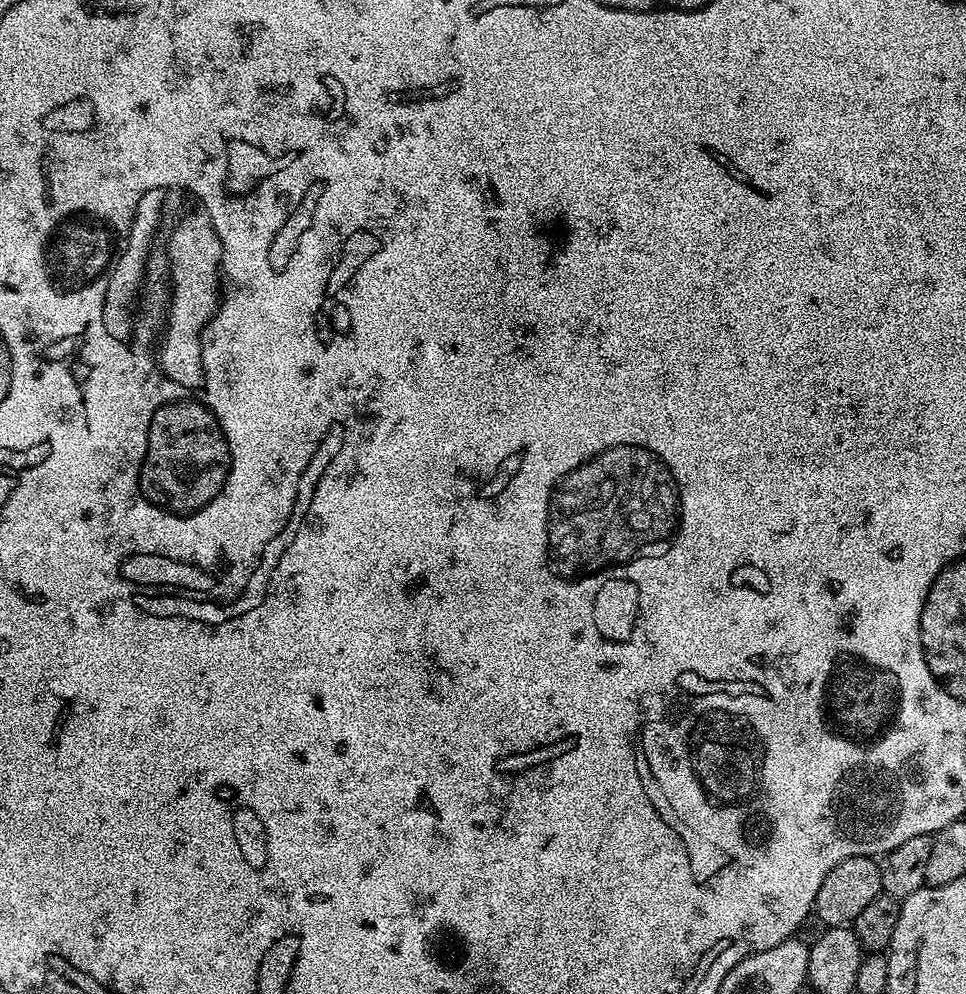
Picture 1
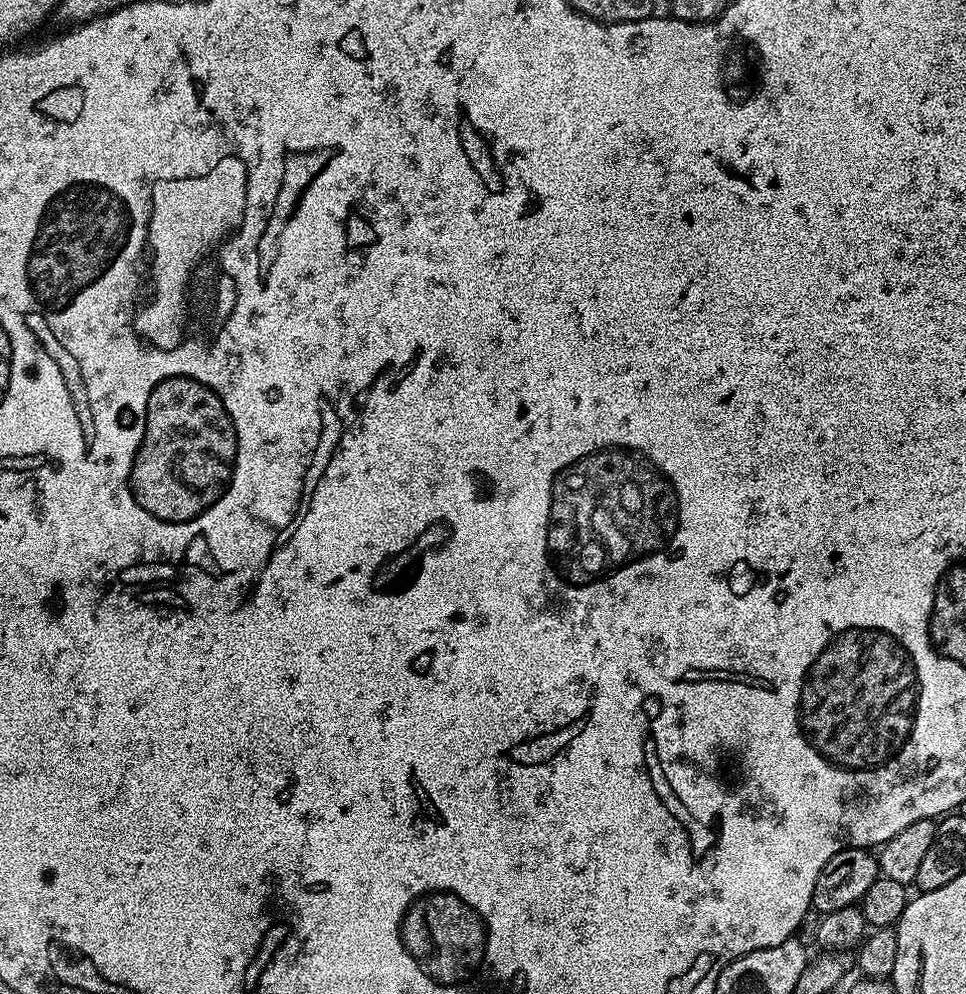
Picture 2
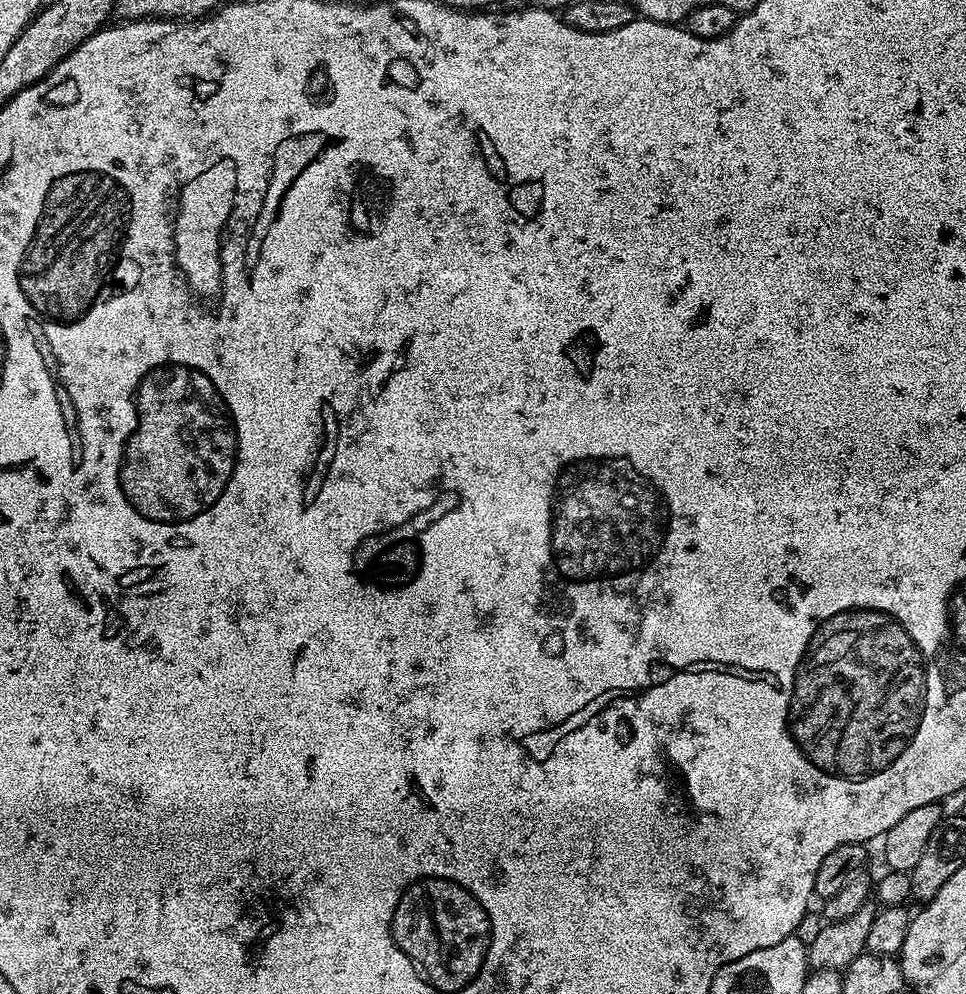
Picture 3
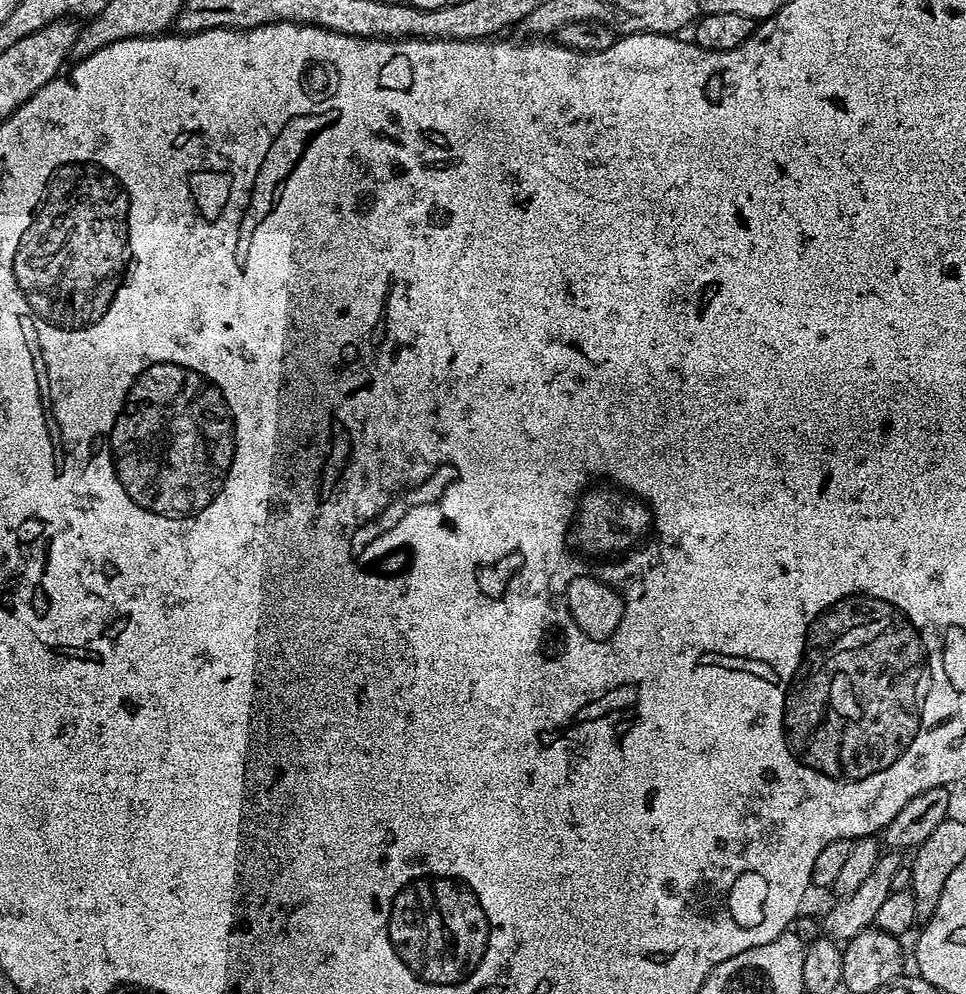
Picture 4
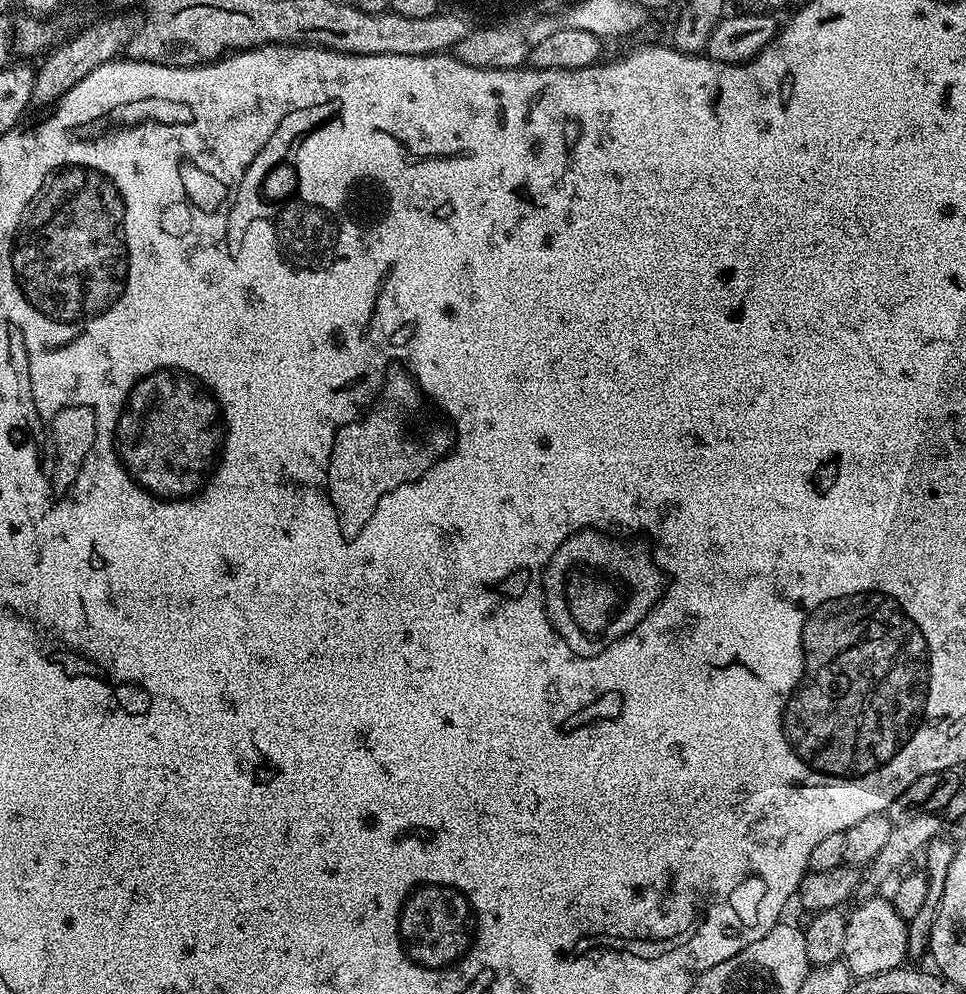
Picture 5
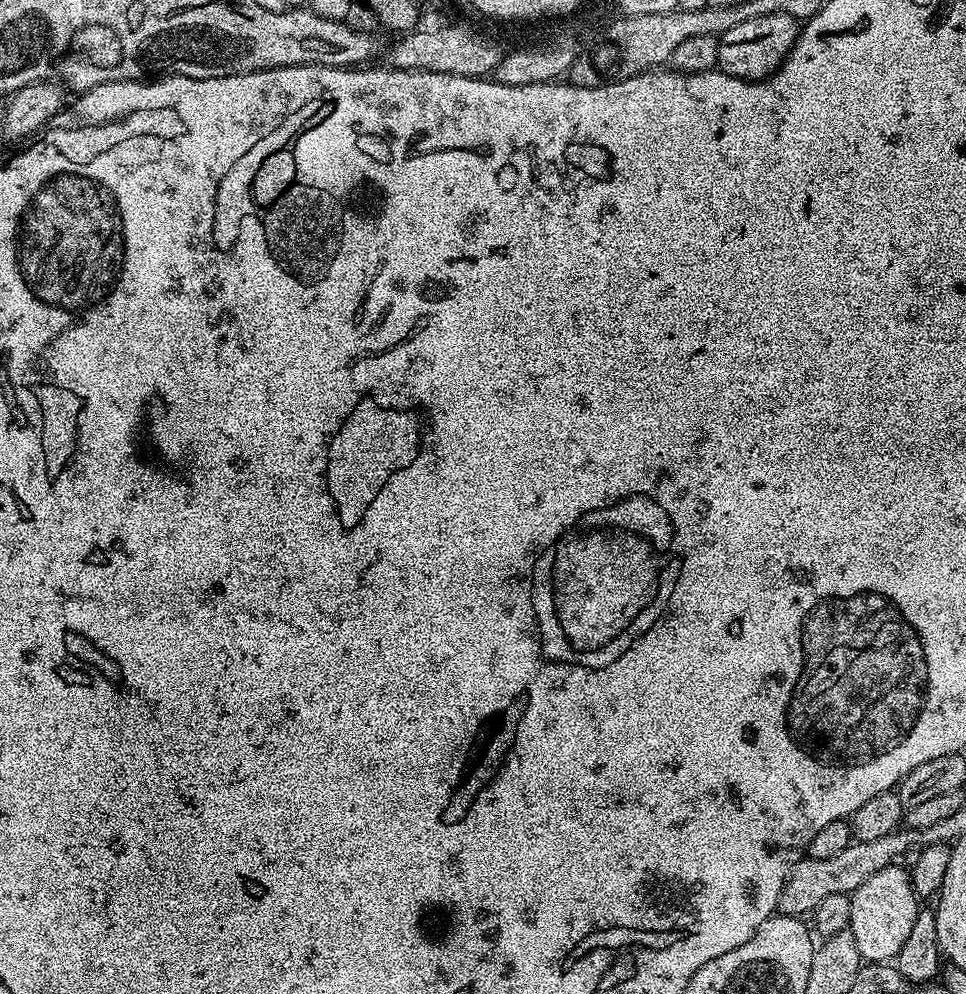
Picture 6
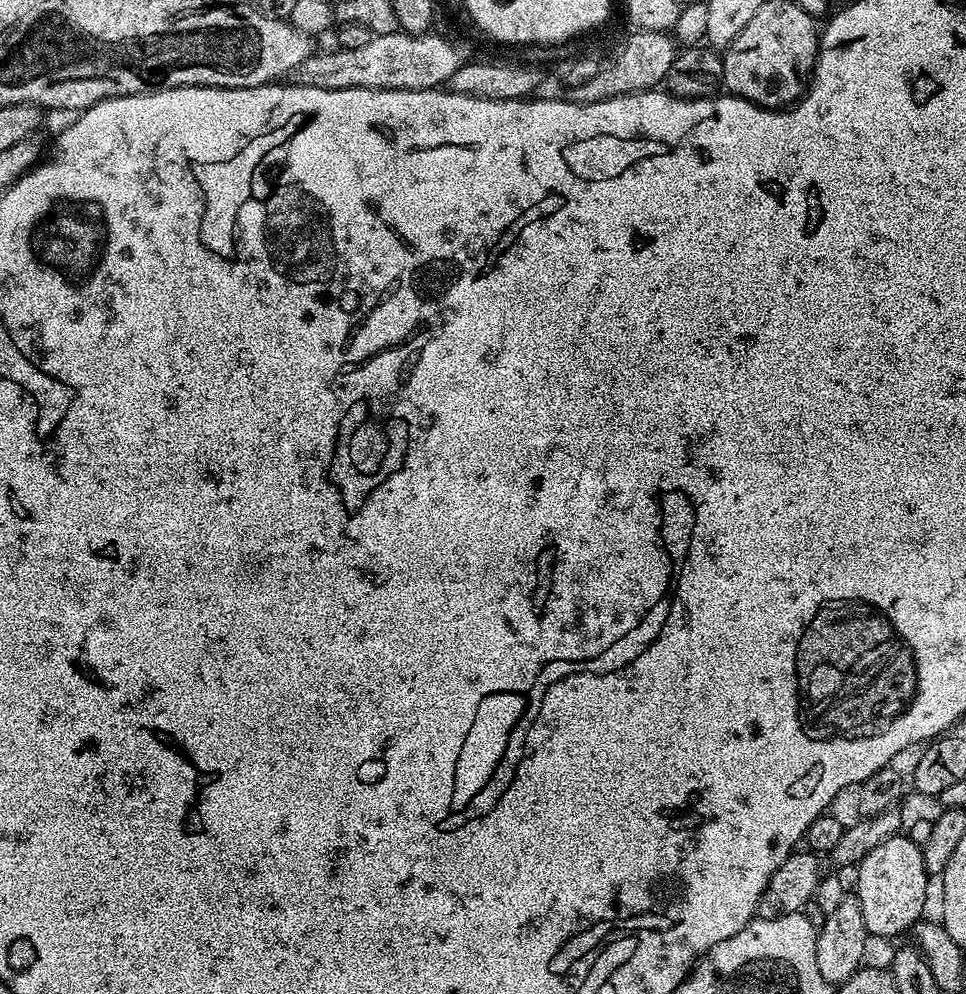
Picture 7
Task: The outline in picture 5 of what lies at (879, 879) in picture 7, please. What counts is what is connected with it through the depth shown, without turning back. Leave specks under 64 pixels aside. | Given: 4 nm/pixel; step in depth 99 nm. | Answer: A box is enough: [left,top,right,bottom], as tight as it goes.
[843,894,909,978]

